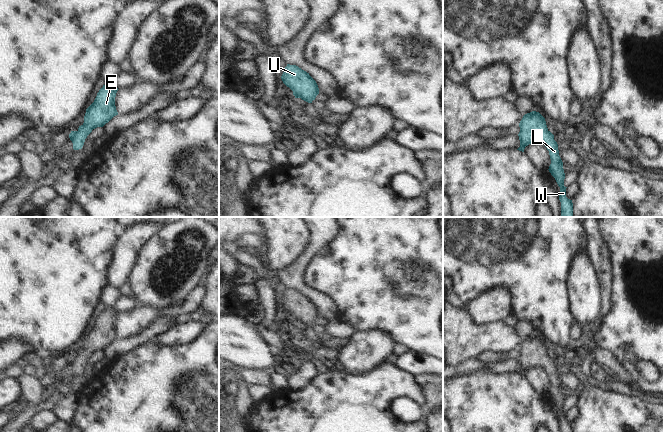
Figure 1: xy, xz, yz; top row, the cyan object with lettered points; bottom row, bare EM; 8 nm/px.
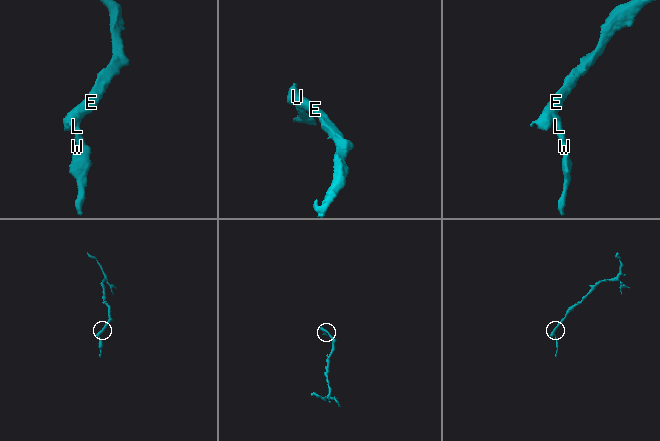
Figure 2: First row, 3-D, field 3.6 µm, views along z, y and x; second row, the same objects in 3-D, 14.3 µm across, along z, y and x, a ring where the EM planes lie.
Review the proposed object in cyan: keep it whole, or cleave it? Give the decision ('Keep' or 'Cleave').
Keep

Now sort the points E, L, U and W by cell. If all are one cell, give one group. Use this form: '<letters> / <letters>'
E L U W

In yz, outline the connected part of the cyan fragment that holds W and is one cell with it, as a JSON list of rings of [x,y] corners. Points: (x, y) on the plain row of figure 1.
[[[532,335],[523,340],[519,351],[520,371],[517,374],[524,376],[525,371],[531,367],[545,369],[551,383],[548,394],[560,411],[559,424],[561,432],[573,432],[572,424],[566,421],[567,411],[564,410],[565,397],[563,386],[559,380],[558,368],[554,364],[554,359],[548,354],[545,342],[539,336]]]

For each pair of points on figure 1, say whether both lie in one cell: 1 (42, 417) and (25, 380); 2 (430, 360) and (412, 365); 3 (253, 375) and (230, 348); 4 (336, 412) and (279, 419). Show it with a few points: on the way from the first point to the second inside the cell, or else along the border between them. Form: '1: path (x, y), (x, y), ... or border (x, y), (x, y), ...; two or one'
1: border (36, 412), (29, 421); two
2: path (426, 363), (416, 364); one
3: border (241, 368), (263, 368), (269, 371); two
4: path (322, 419), (293, 419); one

